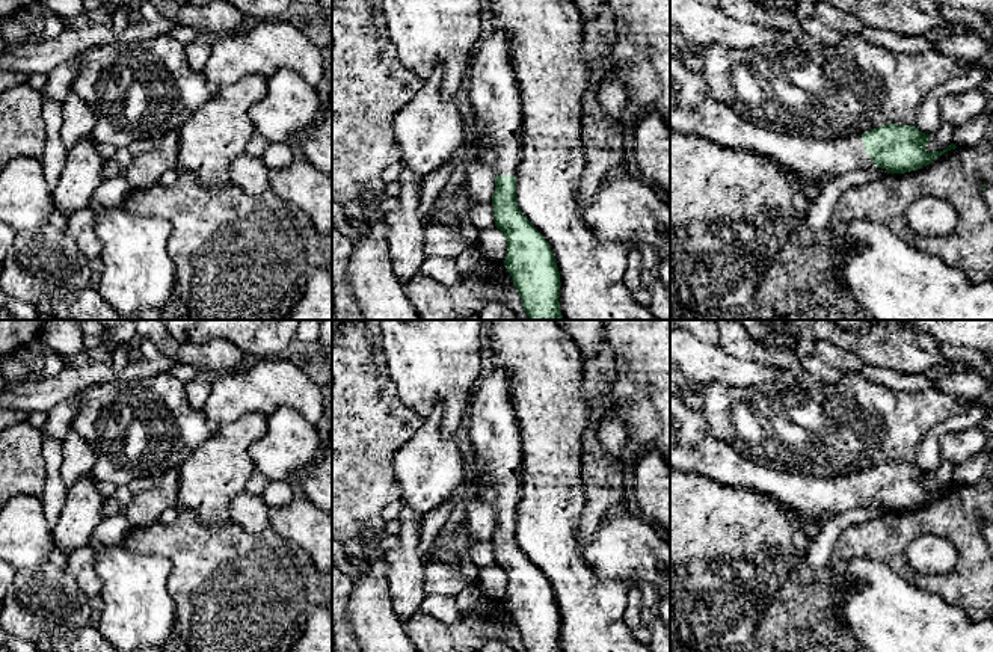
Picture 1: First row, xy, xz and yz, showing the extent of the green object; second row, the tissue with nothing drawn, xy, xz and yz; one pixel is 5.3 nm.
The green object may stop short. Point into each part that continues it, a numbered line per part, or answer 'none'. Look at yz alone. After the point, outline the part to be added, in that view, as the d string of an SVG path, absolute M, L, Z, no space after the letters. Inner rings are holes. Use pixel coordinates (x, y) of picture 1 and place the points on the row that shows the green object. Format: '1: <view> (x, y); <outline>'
1: yz (693, 110); M670 56L670 128L721 148L762 154L821 189L836 177L874 168L859 139L819 140L753 125L715 100L697 69Z

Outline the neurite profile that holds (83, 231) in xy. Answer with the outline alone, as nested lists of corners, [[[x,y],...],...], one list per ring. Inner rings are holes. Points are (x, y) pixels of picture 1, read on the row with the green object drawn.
[[[83,208],[69,216],[66,231],[77,241],[83,255],[98,263],[103,244],[95,234],[97,211],[92,208]]]

